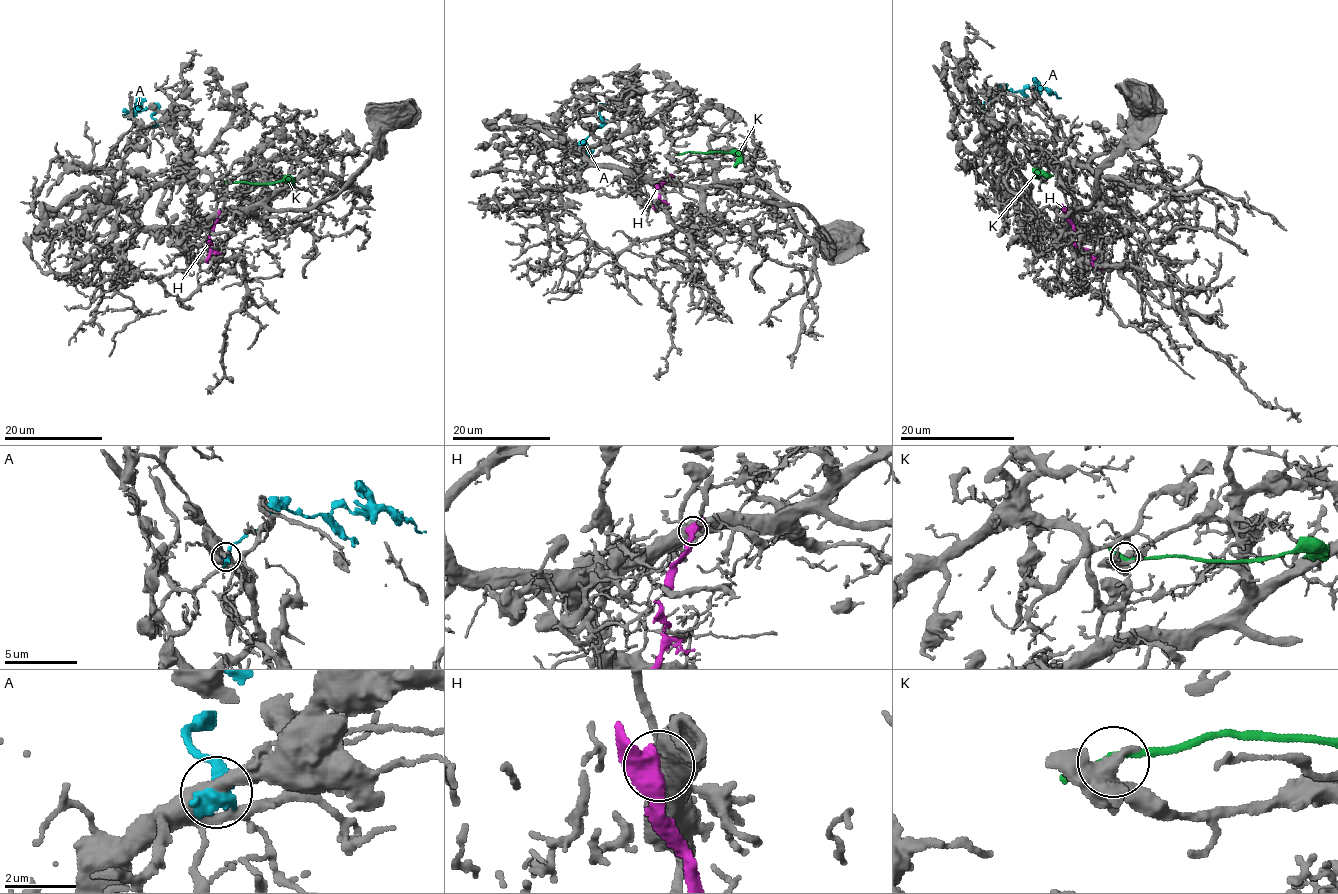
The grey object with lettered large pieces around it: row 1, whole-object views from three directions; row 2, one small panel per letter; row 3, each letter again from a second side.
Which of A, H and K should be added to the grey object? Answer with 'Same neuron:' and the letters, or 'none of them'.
Same neuron: none of them

